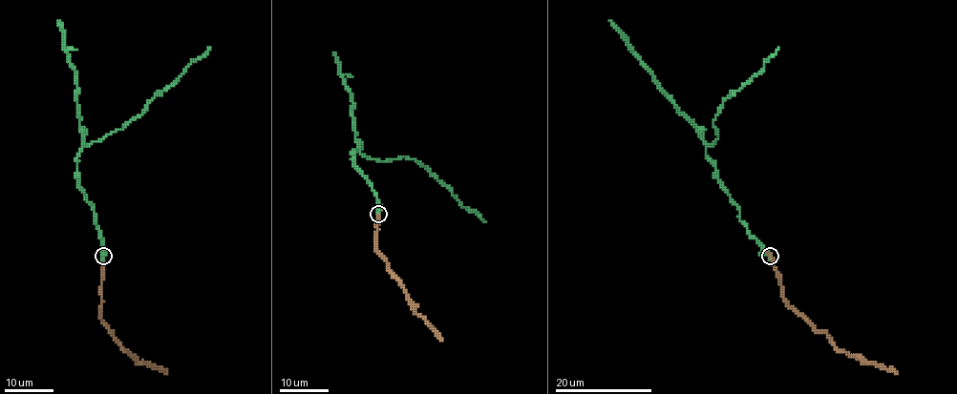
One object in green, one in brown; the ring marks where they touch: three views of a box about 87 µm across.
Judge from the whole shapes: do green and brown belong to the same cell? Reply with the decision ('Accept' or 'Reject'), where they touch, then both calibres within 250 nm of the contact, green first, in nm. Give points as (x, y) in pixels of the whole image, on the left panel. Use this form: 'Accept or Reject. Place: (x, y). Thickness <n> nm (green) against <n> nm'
Accept. Place: (103, 256). Thickness 500 nm (green) against 380 nm

